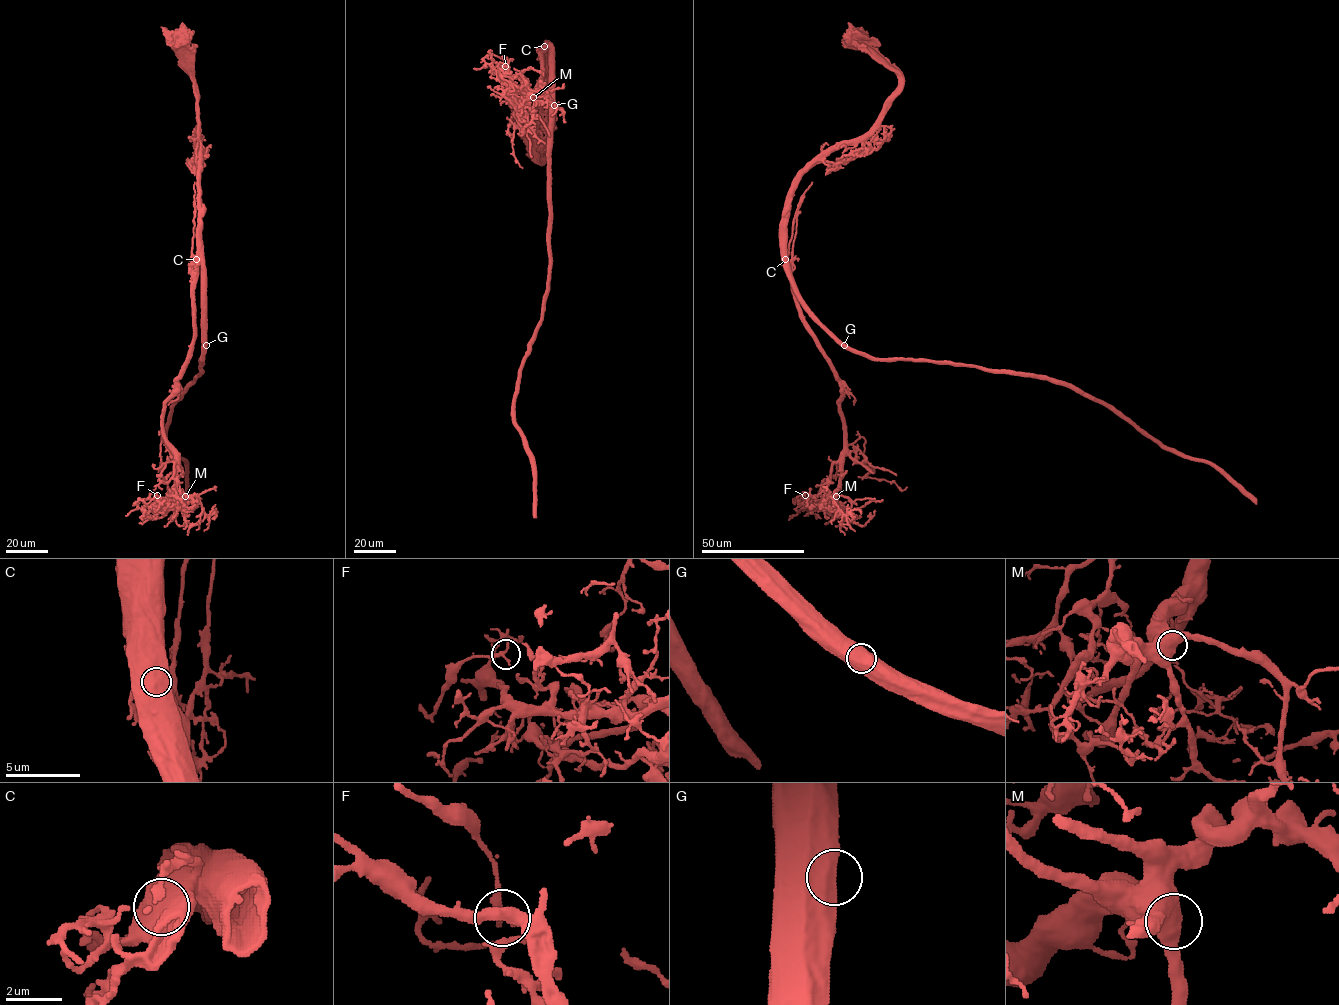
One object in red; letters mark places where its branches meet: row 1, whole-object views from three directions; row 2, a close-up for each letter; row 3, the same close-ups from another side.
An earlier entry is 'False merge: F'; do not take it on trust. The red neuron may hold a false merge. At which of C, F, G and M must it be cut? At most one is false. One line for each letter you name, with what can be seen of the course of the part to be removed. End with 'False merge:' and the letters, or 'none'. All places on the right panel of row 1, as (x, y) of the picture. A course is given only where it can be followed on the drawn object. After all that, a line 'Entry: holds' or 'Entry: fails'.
False merge: none
Entry: fails

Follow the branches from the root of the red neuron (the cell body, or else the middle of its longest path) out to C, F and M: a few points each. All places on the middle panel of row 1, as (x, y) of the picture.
C: (550, 105), (550, 49), (544, 46)
F: (550, 105), (547, 45), (539, 84), (511, 103), (521, 105), (527, 88), (487, 56), (505, 66)
M: (550, 105), (547, 45), (542, 52), (539, 84), (524, 101), (511, 105), (521, 105), (533, 97)

